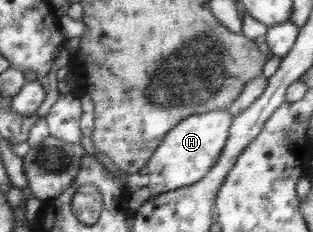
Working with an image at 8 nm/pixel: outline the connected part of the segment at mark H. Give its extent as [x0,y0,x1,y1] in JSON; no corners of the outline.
[125,109,233,216]

